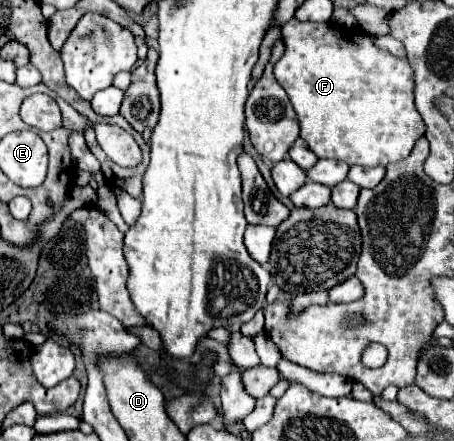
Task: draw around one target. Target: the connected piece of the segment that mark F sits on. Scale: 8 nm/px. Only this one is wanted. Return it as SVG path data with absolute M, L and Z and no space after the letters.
M291 18L285 26L281 26L285 54L275 64L273 74L297 112L301 138L309 144L317 158L335 158L347 162L349 166L387 166L389 162L403 160L411 154L415 142L425 134L423 118L413 104L413 68L407 58L397 58L387 50L377 48L373 36L345 30L359 28L345 28L333 20L317 24L299 22L297 18Z

